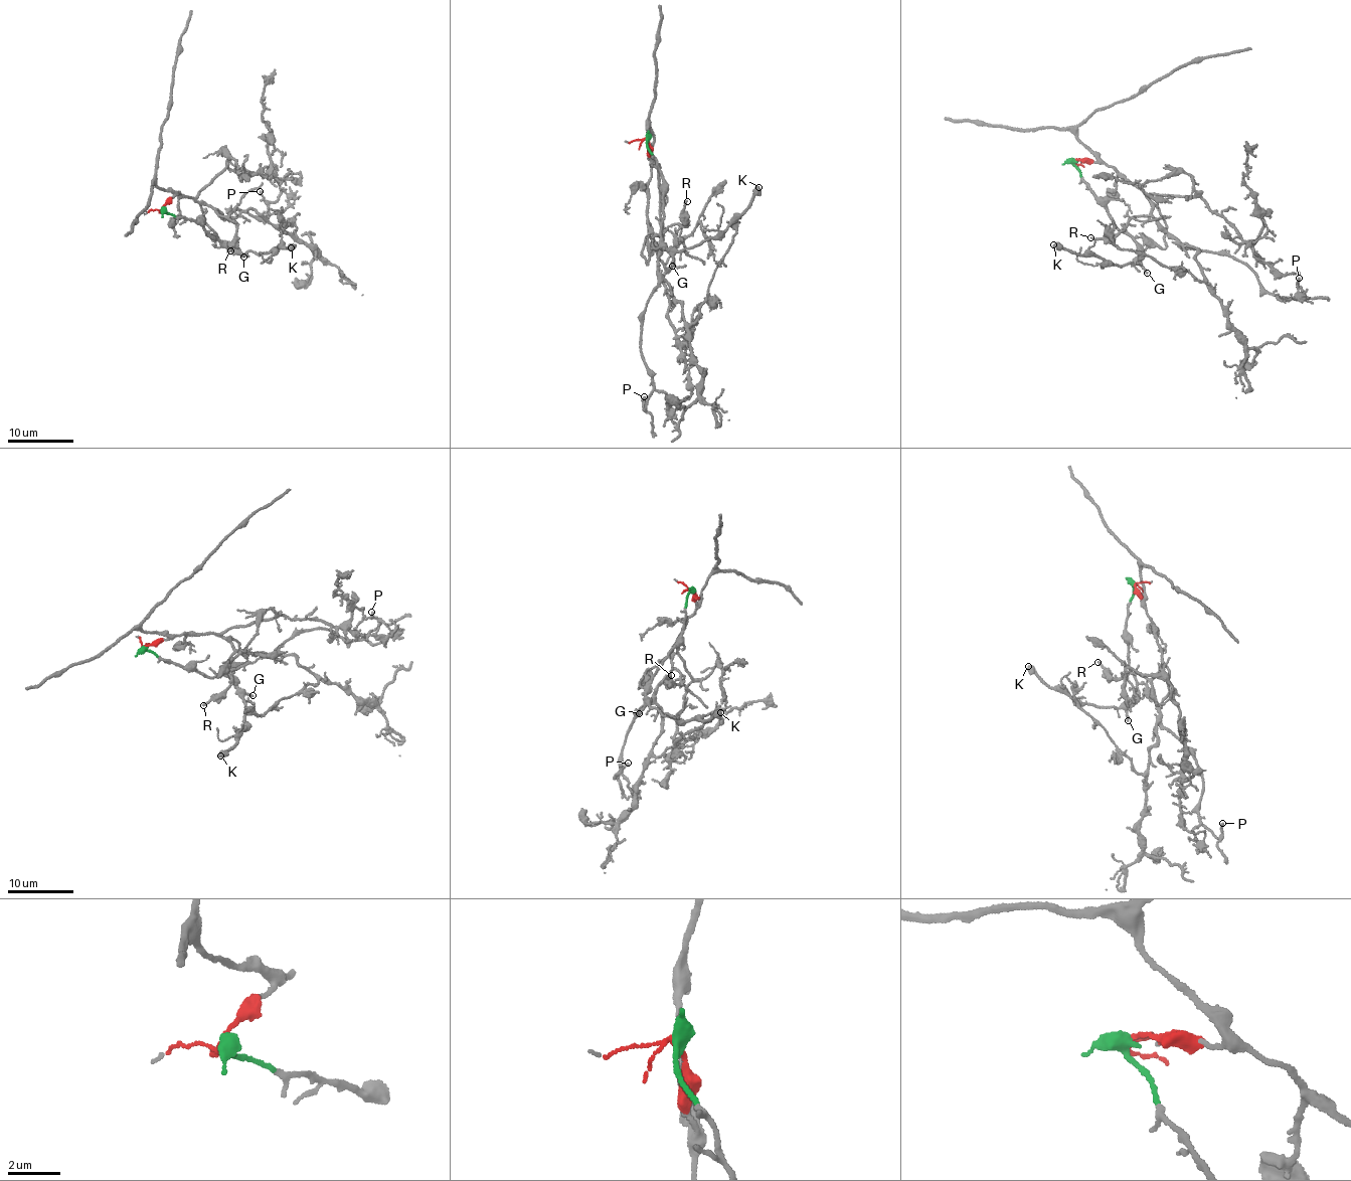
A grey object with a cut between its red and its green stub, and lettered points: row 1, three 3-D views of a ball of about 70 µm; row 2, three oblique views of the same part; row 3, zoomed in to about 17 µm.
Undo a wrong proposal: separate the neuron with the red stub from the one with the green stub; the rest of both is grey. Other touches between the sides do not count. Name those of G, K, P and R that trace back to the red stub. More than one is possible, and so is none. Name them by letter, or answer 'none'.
P, R

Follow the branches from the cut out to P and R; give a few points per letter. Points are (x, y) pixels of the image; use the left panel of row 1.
P: (163, 208), (178, 191), (230, 220), (232, 209), (237, 207), (259, 217), (267, 216), (270, 209), (260, 190)
R: (163, 208), (178, 191), (181, 195), (233, 220), (235, 233), (230, 250)

